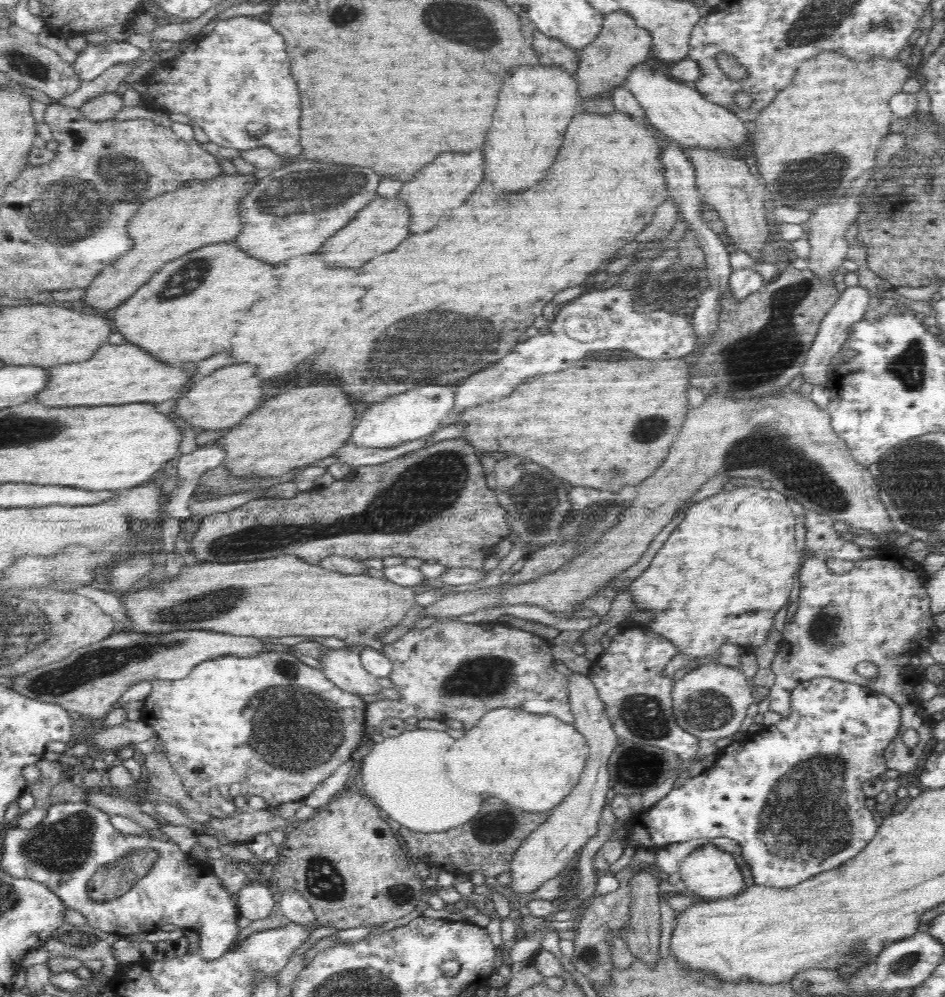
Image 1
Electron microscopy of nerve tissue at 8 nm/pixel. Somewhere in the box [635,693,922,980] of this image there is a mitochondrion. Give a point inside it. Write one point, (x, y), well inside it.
(806, 817)

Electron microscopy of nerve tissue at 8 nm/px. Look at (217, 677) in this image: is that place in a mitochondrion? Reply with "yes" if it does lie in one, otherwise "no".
no

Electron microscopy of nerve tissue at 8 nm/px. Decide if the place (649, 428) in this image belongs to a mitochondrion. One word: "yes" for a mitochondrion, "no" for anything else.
yes

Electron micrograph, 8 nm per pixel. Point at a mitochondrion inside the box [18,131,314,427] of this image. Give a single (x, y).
(188, 278)

